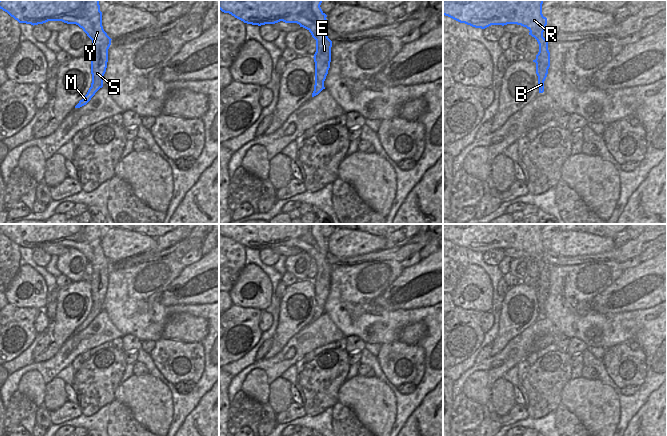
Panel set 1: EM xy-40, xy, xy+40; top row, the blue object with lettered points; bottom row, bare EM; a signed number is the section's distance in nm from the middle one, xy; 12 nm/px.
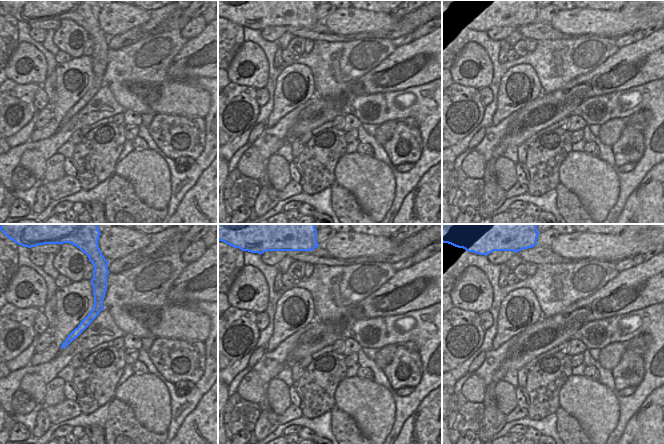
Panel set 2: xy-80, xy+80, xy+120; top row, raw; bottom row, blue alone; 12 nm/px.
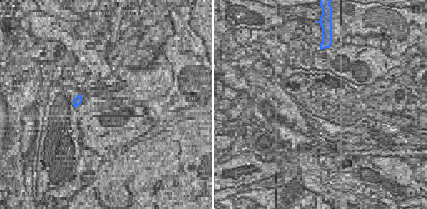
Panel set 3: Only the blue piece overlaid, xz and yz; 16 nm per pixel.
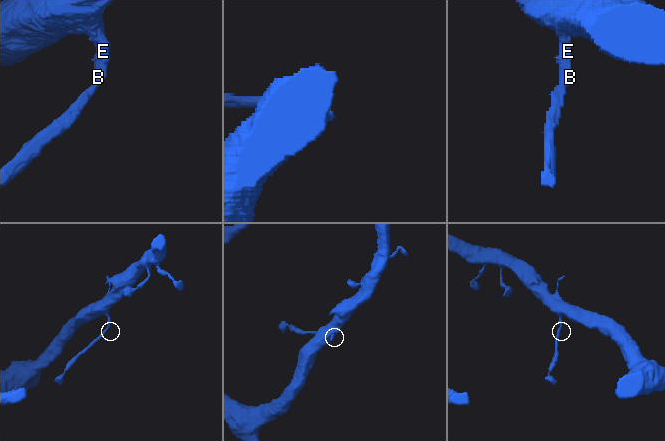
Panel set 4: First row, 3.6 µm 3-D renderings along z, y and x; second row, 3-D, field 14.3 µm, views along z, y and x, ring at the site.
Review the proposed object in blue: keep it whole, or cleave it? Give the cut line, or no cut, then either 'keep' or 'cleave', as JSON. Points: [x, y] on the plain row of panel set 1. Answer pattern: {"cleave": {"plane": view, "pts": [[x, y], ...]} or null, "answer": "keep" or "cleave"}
{"cleave": {"plane": "xy-40", "pts": [[91, 309], [98, 313]]}, "answer": "cleave"}

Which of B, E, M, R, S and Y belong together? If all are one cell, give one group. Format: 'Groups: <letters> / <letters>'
Groups: B E R S Y / M.

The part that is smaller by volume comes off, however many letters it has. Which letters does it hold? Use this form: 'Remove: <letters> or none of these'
Remove: M

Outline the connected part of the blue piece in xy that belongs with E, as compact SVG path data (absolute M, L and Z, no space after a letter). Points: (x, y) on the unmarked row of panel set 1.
M219 224L219 233L247 248L261 250L283 245L297 247L300 251L307 253L316 264L316 276L313 281L315 286L314 311L323 314L330 292L332 265L327 260L327 239L320 231L321 227L322 224Z

